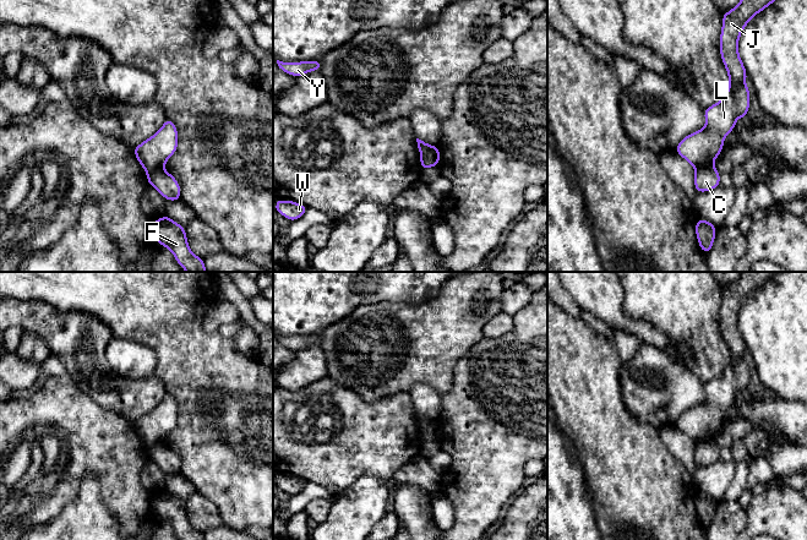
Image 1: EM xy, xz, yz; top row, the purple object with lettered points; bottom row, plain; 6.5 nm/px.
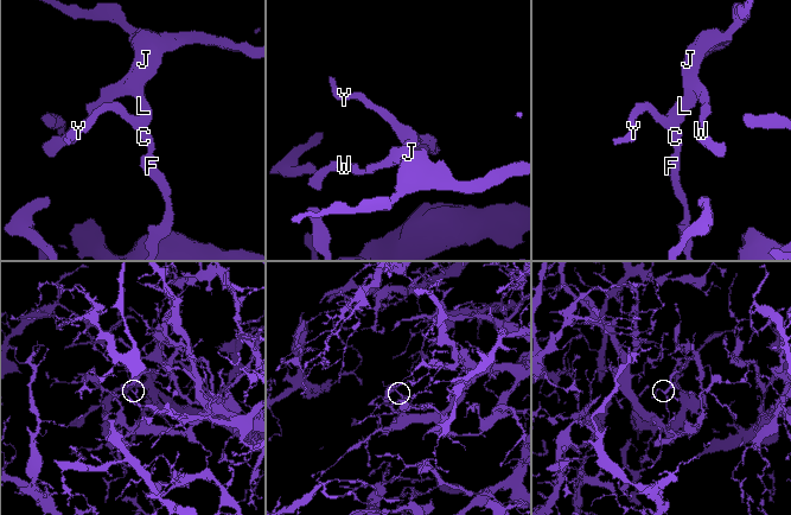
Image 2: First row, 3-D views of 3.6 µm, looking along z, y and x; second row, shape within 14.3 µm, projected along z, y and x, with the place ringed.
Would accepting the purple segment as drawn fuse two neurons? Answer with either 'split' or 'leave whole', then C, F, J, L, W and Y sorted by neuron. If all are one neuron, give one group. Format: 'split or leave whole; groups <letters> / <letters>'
split; groups C F / J L W Y

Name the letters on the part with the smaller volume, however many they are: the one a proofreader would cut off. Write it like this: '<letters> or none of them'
J, L, W, Y

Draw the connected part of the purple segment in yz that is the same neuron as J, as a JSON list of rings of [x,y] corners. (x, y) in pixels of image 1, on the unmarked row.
[[[742,272],[738,279],[723,289],[720,329],[729,348],[727,366],[719,377],[704,383],[705,402],[683,411],[675,424],[694,443],[713,438],[736,394],[747,393],[751,366],[746,360],[748,349],[738,329],[738,313],[752,291],[778,273]]]

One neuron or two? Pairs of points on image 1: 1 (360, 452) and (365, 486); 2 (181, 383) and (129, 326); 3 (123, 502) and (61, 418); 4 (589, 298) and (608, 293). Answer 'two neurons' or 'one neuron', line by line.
1: two neurons
2: one neuron
3: one neuron
4: one neuron

